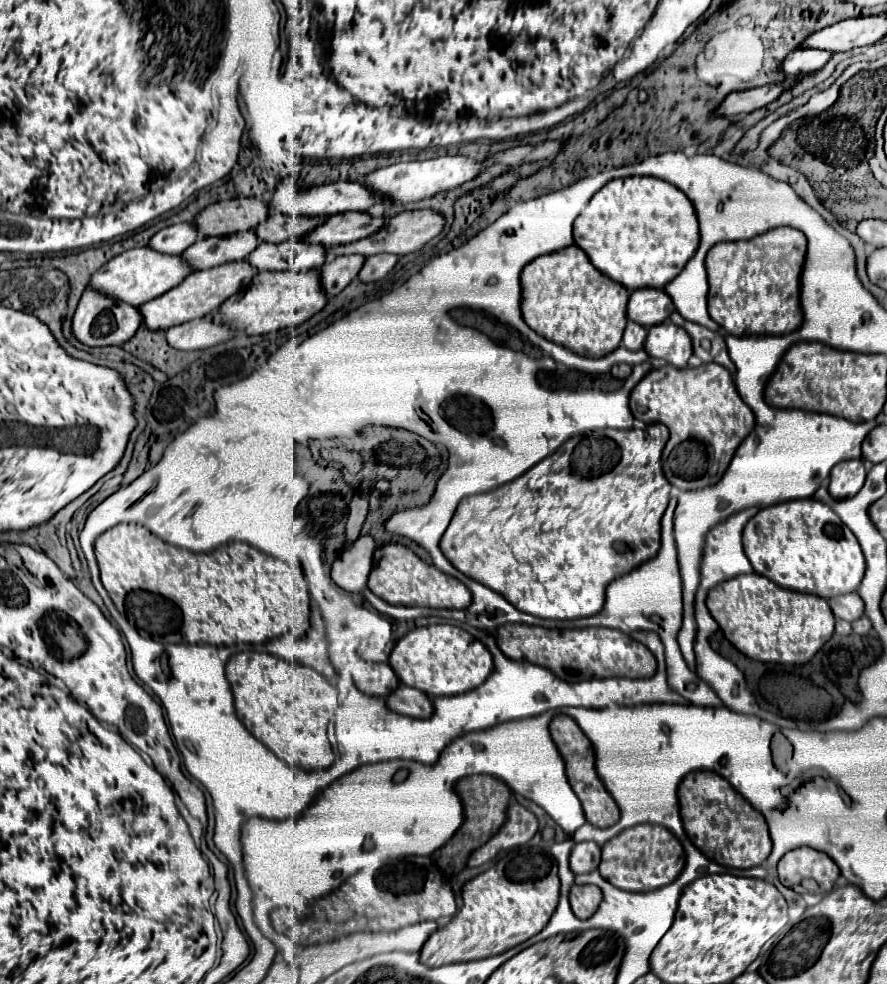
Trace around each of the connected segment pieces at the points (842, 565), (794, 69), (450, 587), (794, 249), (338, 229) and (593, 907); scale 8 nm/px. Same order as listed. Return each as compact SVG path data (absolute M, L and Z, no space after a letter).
M813 498L761 508L743 530L743 548L757 574L781 588L821 598L855 592L865 576L865 556L857 538L827 504Z
M799 48L797 52L789 54L781 66L785 76L805 74L823 68L833 58L833 50L819 50L819 48Z
M387 544L375 550L373 570L369 576L369 588L373 594L389 604L403 606L431 606L431 608L469 608L471 592L455 576L437 570L433 564L423 562L415 552L403 544Z
M789 226L773 228L745 242L715 244L705 260L711 318L733 336L795 332L803 322L799 296L805 256L805 234Z
M345 212L327 218L319 228L315 228L305 240L317 240L321 244L339 246L351 244L371 234L379 232L385 226L385 218L373 218L369 212Z
M575 884L569 894L571 910L581 920L593 916L593 912L597 912L601 900L603 900L603 892L599 886L577 886Z

